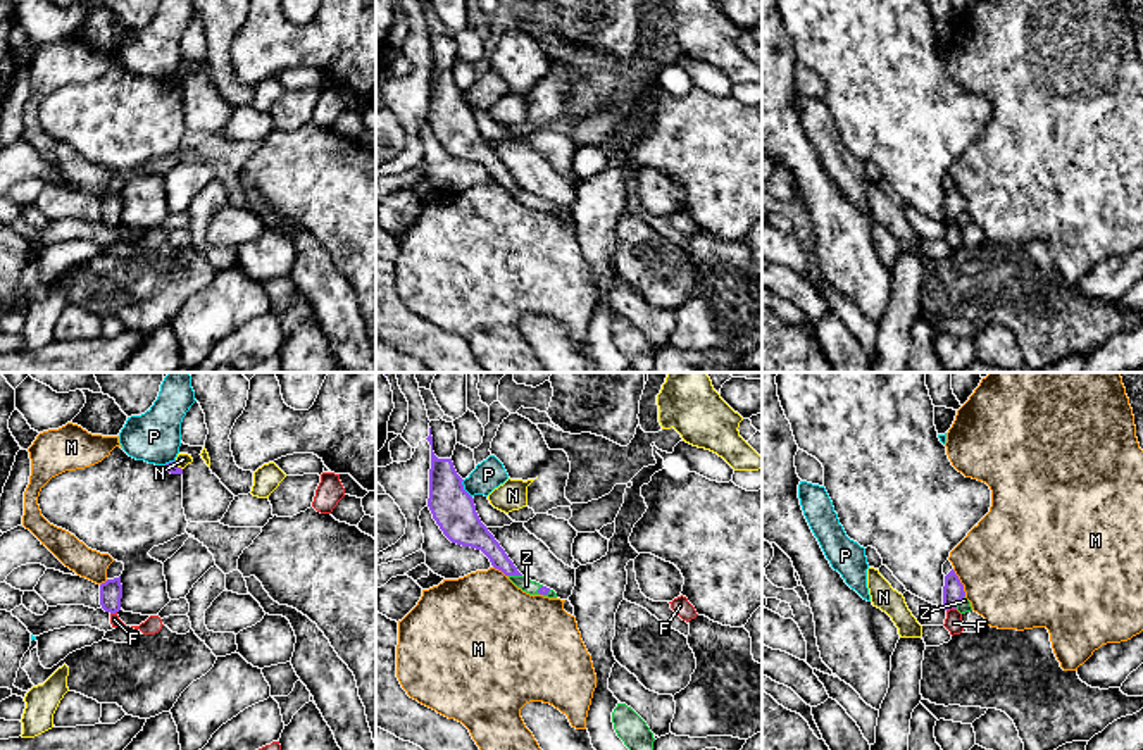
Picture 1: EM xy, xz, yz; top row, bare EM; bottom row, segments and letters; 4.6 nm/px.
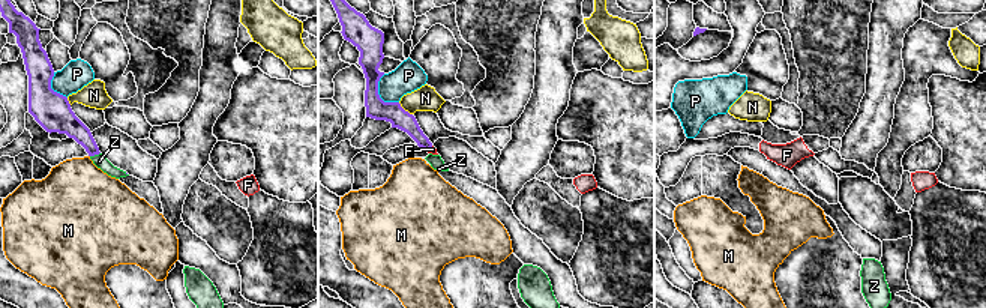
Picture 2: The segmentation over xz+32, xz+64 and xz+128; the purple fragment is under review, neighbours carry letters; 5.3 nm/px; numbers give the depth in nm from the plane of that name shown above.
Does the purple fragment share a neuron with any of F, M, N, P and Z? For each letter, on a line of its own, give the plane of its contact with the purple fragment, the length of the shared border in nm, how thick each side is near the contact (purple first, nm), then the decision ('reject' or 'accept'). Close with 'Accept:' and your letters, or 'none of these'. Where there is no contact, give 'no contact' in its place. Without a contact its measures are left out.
F: yz | 50 nm | 100/80 nm | reject
M: yz | 140 nm | 100/480 nm | reject
N: xy | 60 nm | 50/60 nm | reject
P: xz | 100 nm | 200/140 nm | reject
Z: xz | 60 nm | 120/70 nm | reject
Accept: none of these

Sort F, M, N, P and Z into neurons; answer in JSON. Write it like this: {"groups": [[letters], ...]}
{"groups": [["F"], ["M"], ["N"], ["P"], ["Z"]]}

